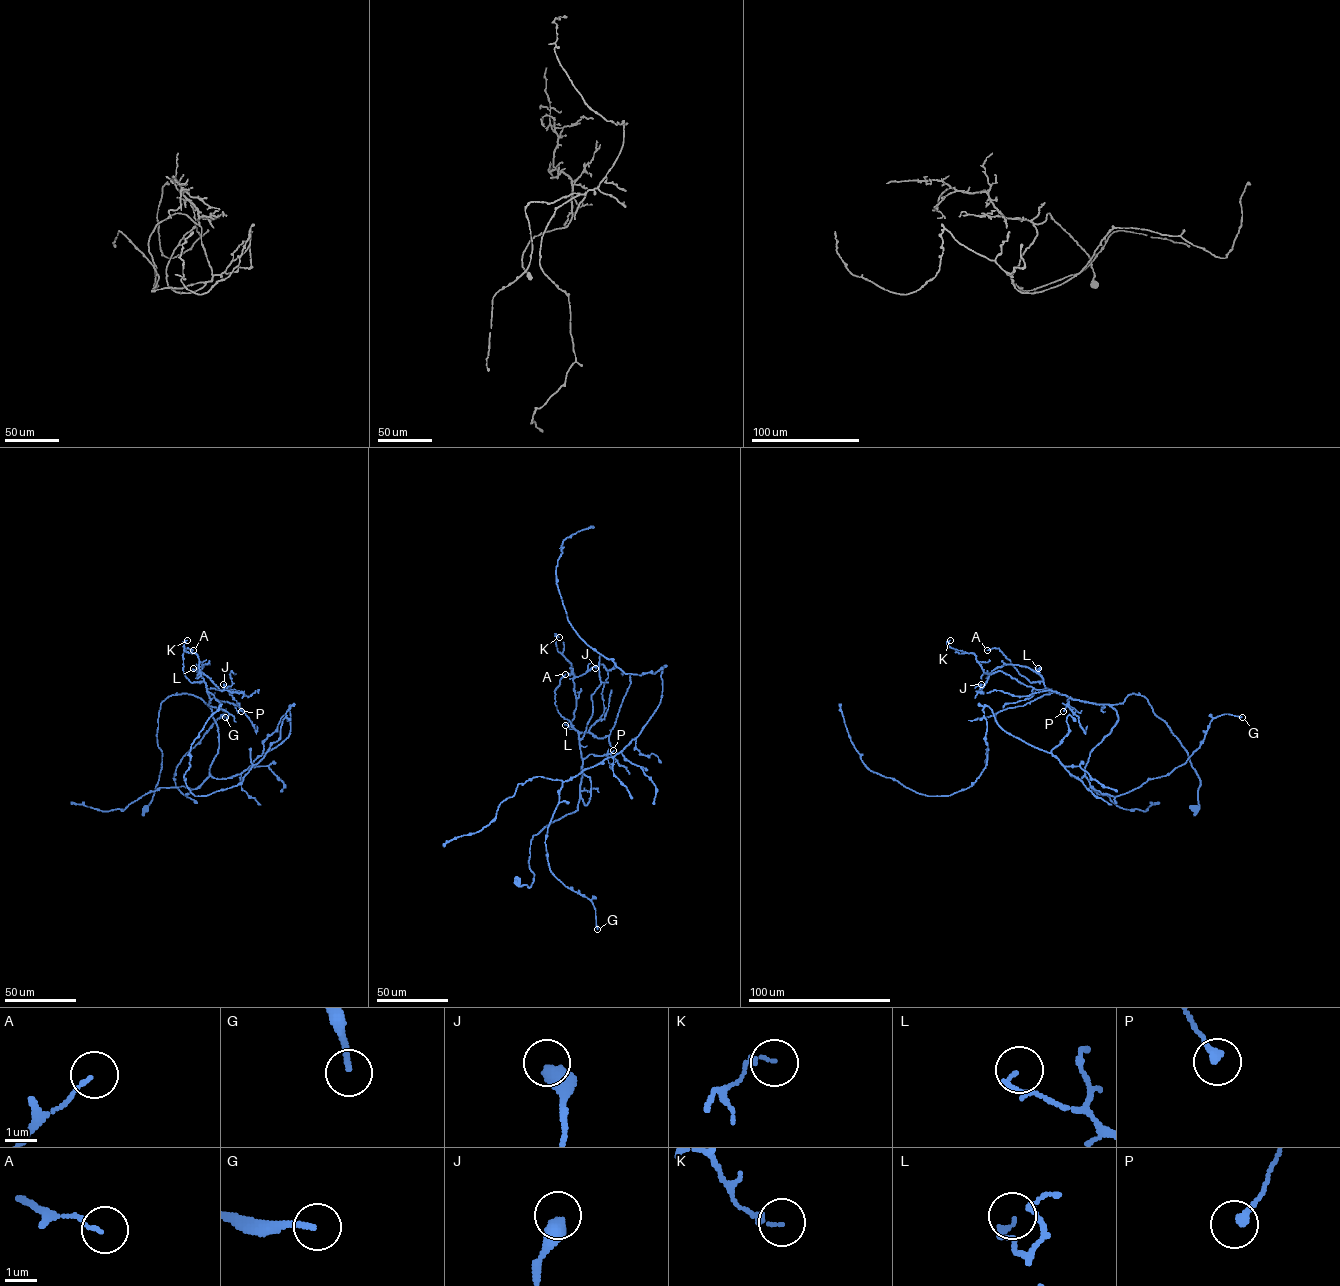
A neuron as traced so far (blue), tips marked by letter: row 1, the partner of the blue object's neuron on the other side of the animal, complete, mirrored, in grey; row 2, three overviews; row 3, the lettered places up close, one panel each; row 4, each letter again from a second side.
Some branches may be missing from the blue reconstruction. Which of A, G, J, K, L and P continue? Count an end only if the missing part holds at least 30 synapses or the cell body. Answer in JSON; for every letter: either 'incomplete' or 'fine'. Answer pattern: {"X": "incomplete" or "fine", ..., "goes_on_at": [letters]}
{"A": "fine", "G": "incomplete", "J": "fine", "K": "fine", "L": "fine", "P": "fine", "goes_on_at": ["G"]}

